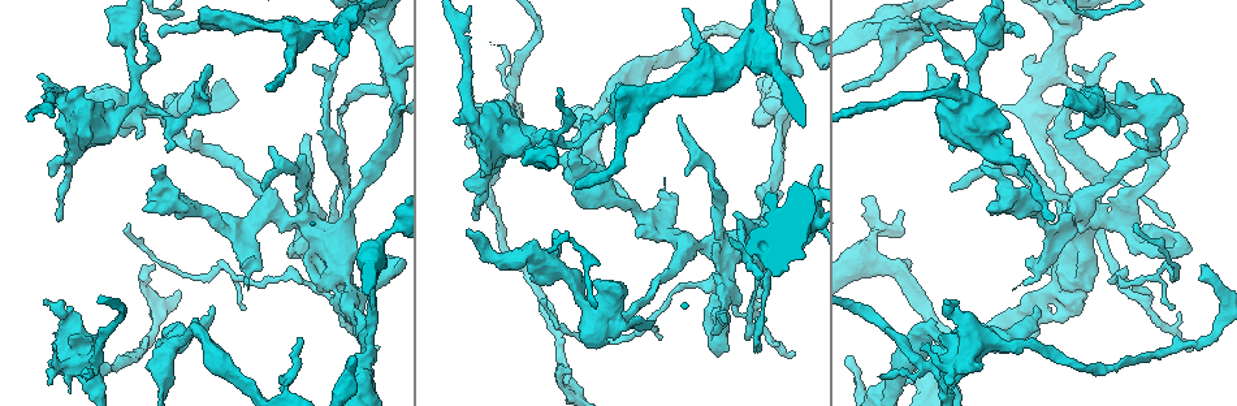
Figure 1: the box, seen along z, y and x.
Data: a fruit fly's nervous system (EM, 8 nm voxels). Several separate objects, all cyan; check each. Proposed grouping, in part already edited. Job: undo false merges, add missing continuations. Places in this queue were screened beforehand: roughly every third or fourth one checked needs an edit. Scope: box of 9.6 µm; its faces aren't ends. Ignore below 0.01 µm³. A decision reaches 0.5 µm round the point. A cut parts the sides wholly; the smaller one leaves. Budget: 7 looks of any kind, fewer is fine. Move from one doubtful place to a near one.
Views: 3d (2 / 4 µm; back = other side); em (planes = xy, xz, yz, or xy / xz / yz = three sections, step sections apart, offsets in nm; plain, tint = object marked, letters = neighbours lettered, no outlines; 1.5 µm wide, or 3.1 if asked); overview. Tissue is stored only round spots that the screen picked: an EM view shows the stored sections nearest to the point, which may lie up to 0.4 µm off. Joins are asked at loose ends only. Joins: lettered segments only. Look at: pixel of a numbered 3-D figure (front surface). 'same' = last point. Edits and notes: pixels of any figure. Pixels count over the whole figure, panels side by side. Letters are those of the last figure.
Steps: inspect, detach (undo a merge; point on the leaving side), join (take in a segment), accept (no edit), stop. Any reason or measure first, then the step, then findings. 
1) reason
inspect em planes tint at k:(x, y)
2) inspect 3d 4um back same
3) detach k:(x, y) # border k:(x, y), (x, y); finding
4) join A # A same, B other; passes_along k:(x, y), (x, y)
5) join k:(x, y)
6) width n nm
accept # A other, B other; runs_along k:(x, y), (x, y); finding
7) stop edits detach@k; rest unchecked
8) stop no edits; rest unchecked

thin end
inspect em xy step 4 letters at 1:(543, 301)

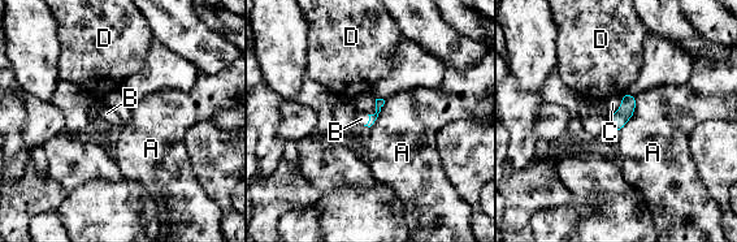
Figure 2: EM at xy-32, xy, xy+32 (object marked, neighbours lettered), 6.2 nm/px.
inspect em planes letters same

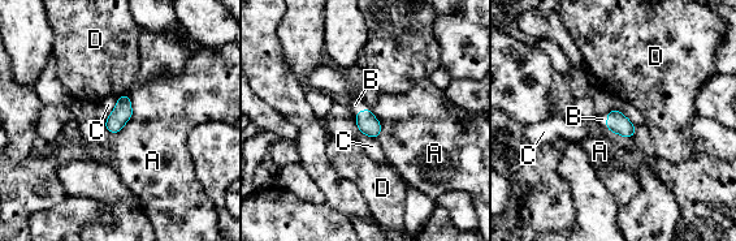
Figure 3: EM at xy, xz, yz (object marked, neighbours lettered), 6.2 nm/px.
join B # A other, B same, C other, D other; passes_along 3:(367, 123), (362, 111), (355, 104); the cell continues

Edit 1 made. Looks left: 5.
free end
inspect em xy step 4 letters at 1:(570, 372)

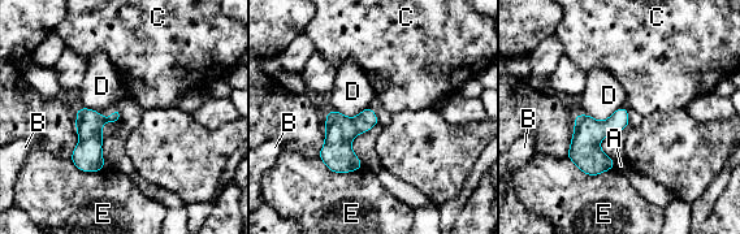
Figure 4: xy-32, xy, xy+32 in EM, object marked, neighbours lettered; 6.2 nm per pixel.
inspect em planes letters same

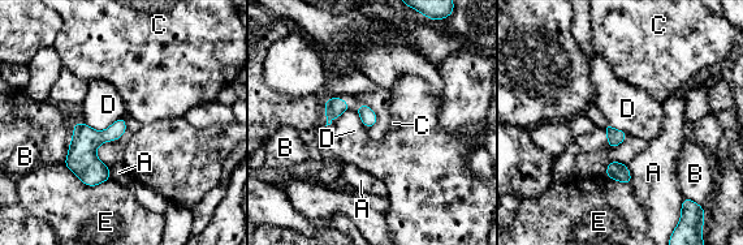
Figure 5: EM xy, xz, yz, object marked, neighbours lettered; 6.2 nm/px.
longest_contact E 300 nm
accept # A other, B other, C other, D other, E other; border 5:(122, 116), (104, 129), (91, 128); none of them fits

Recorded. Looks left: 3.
branch stops here
inspect 3d 2um at 1:(1112, 53)

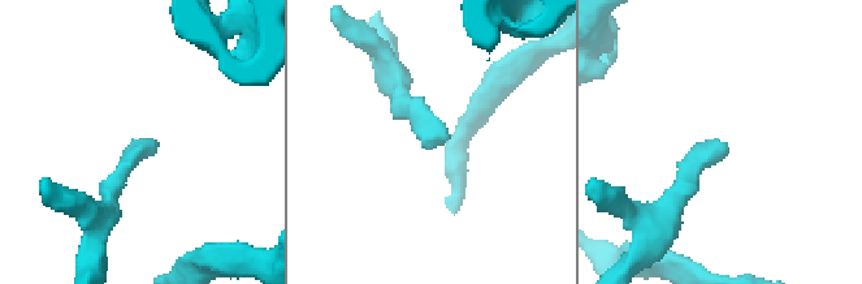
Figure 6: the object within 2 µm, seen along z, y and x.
inspect em planes letters at 6:(154, 142)

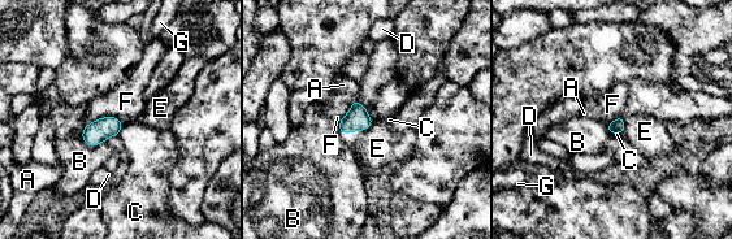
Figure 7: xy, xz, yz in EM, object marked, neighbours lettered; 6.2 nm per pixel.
width 80 nm
accept # A other, B other, C other, D other, E other, F other, G other; border 7:(122, 122), (100, 117), (86, 126); none of them fits

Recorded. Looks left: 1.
stop edits join@3; rest unchecked

